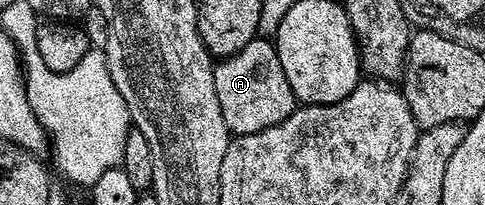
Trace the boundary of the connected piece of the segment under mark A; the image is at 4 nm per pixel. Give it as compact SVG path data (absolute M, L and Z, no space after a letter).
M256 37L236 55L220 58L214 64L217 102L232 136L261 133L261 129L269 129L285 121L285 117L297 109L297 100L293 89L289 89L285 69L281 69L281 61L277 61L274 42L263 38Z

